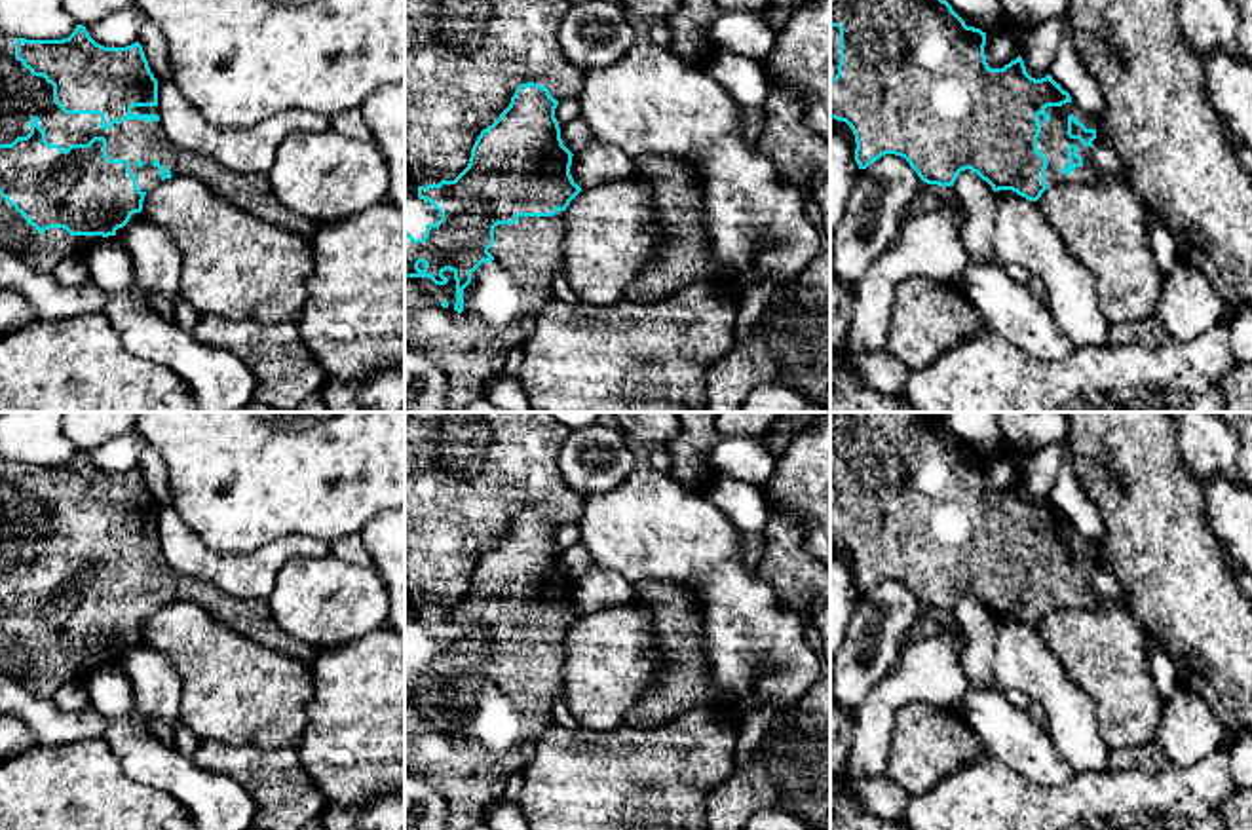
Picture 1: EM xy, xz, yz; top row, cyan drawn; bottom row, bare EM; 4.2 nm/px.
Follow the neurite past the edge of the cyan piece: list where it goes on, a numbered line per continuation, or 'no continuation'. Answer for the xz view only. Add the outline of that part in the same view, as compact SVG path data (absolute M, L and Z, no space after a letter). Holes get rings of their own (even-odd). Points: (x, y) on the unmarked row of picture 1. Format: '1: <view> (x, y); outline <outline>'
1: xz (500, 728); outline M564 636L553 642L519 642L515 650L494 653L494 670L488 674L492 688L483 688L464 714L464 737L454 735L454 697L443 701L446 710L435 710L429 703L405 703L405 773L426 779L446 800L450 809L448 830L469 830L483 822L486 811L505 794L511 775L524 769L534 756L534 743L553 720L555 705L564 697Z

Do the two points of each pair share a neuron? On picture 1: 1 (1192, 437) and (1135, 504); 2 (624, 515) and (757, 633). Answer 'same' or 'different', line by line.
1: different
2: same

